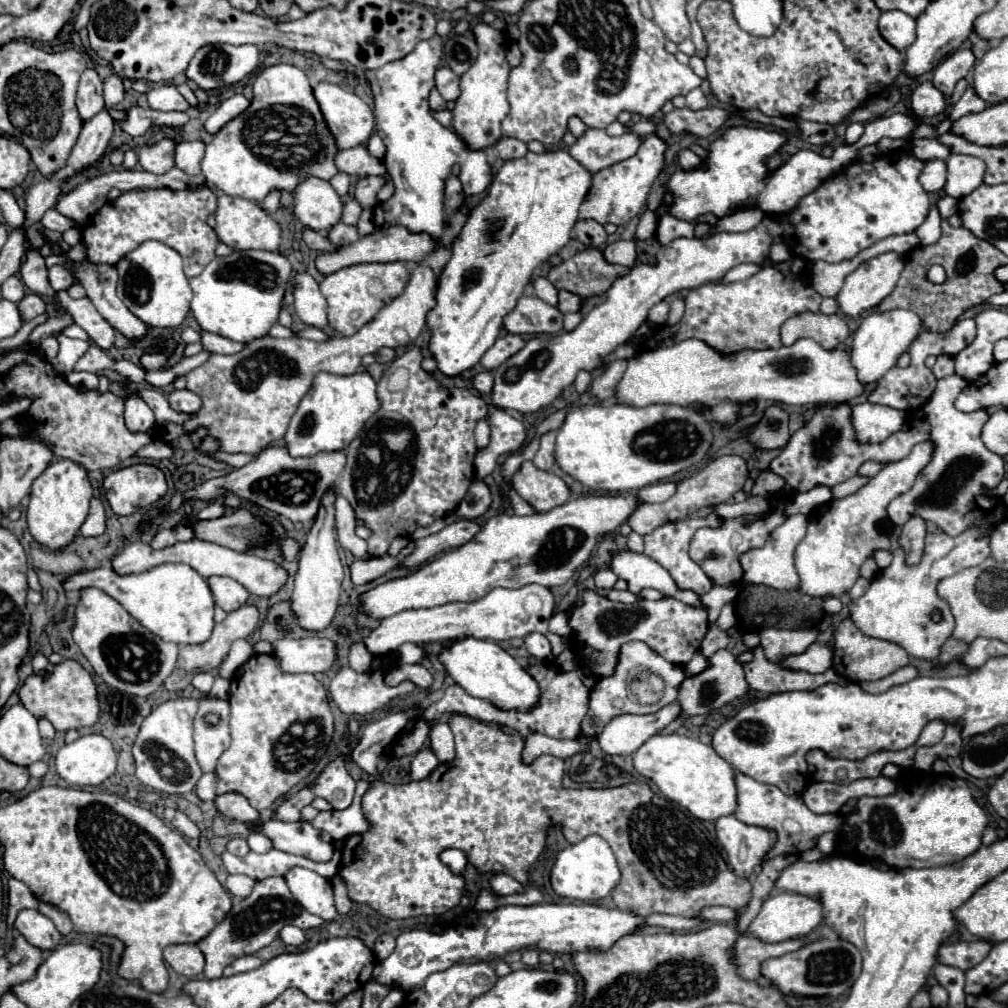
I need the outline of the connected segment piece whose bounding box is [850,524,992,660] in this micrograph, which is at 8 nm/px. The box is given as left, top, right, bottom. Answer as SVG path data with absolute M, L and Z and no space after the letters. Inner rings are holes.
M988 524L970 526L958 536L946 536L944 532L928 534L924 556L914 566L906 564L906 552L902 548L894 550L892 564L874 576L868 592L862 598L850 602L850 618L856 628L866 636L896 642L914 658L938 660L942 644L952 636L954 616L950 612L950 606L942 598L938 598L936 584L946 576L984 562L984 558L990 556L990 534L992 526ZM936 608L942 610L944 616L944 620L938 624L930 620L930 612Z

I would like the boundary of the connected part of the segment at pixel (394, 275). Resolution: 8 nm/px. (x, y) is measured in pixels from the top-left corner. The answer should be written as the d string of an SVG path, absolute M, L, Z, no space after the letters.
M372 262L372 264L354 264L348 268L342 268L334 274L324 276L320 282L320 292L328 300L328 322L330 326L342 334L352 336L358 332L366 322L372 320L372 316L386 306L392 298L400 296L408 284L408 270L402 262Z

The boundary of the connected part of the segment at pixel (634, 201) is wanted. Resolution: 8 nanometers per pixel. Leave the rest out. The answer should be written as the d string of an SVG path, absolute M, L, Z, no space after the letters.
M650 134L650 136L644 136L644 142L638 150L638 154L634 154L632 158L628 158L624 162L618 162L610 168L596 172L590 194L586 196L584 204L580 206L580 220L596 220L600 224L612 222L616 226L622 226L622 224L626 224L626 218L628 218L628 222L632 218L636 218L642 212L646 196L664 166L664 152L666 152L664 140L658 138L656 134Z

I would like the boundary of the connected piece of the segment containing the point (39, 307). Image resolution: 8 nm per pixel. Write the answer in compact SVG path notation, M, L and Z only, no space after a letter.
M26 294L26 296L20 300L20 304L18 304L18 312L20 312L22 320L32 320L32 318L36 318L36 316L40 316L40 314L46 312L46 304L42 302L40 296L36 296L36 294Z

